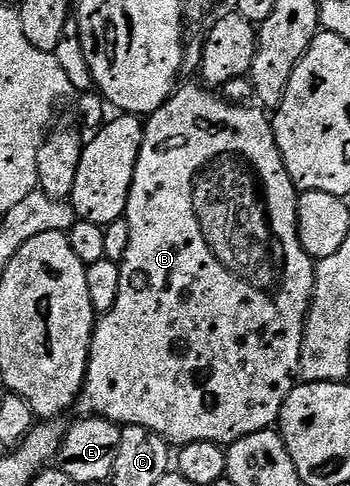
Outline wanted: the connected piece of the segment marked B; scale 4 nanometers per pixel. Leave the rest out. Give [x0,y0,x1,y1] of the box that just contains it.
[78,86,316,445]

